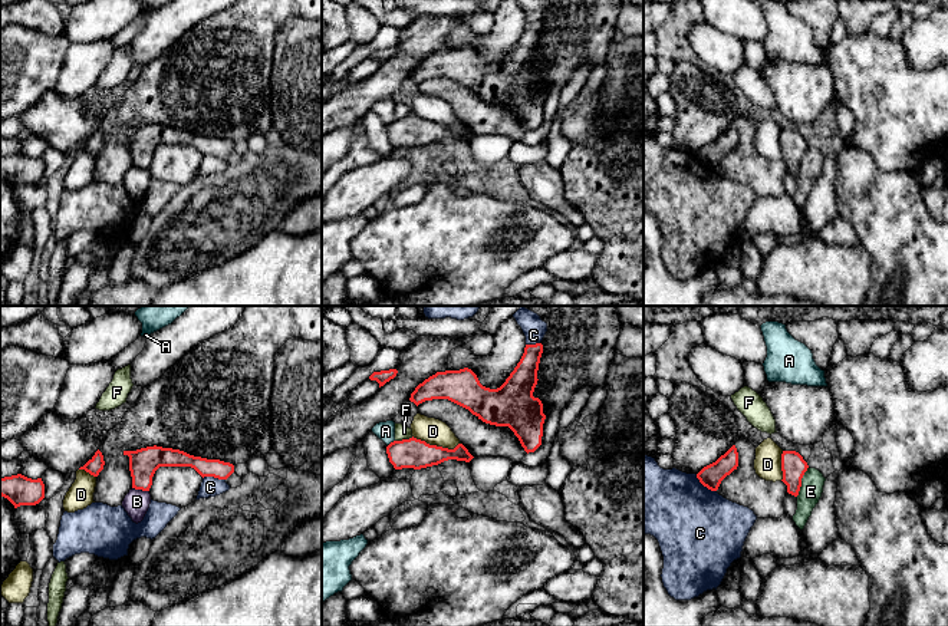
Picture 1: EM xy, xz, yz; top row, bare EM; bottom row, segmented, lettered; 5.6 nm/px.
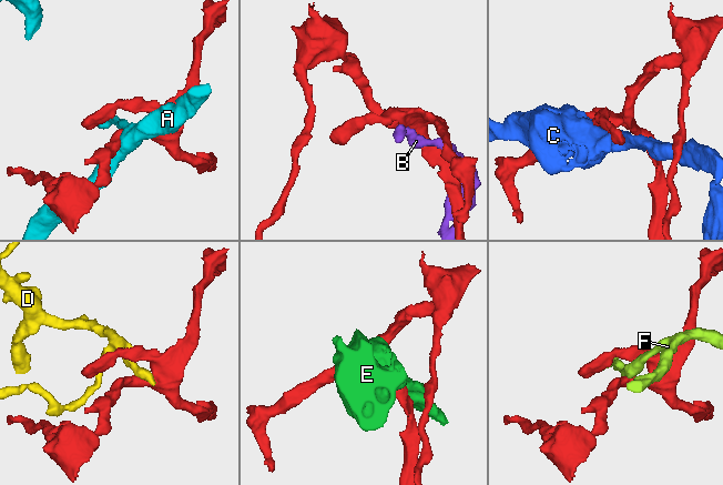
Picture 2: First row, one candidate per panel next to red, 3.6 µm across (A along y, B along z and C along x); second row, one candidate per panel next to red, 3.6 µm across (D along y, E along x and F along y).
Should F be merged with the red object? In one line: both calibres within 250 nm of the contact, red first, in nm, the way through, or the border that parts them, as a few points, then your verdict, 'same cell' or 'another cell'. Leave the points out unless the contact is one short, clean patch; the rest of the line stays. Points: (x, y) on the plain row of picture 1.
calibres 170 and 80 nm; border xz (412, 115), (395, 119); another cell

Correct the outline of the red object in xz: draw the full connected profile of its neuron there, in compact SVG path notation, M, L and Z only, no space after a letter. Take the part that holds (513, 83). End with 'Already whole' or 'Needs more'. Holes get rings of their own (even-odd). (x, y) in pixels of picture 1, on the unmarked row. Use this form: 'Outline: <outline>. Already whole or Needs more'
Outline: M542 22L526 23L520 40L497 67L483 65L477 53L464 46L429 55L415 66L409 79L418 85L425 79L448 78L485 102L508 105L524 129L534 131L542 123L546 98L542 79L533 75L542 32Z. Already whole

